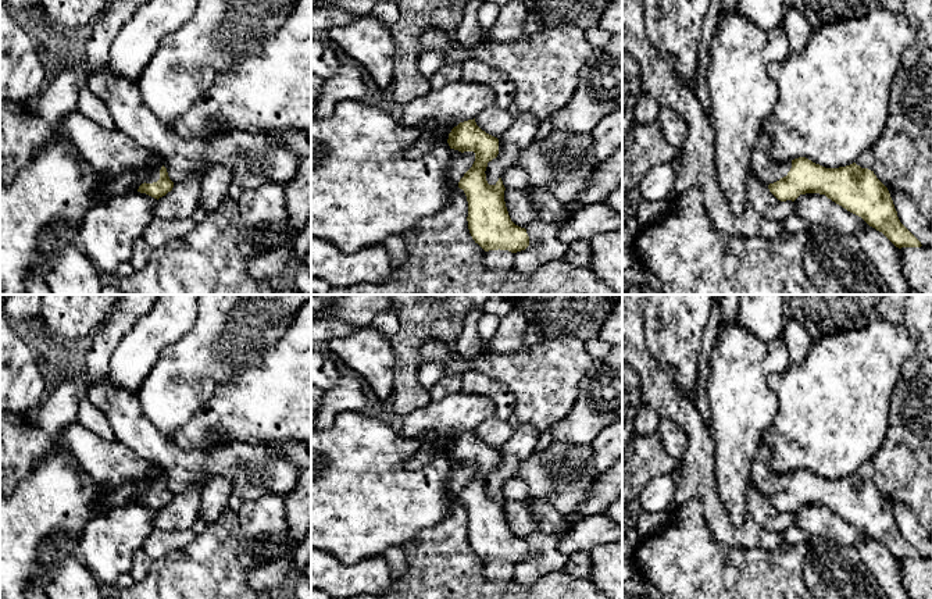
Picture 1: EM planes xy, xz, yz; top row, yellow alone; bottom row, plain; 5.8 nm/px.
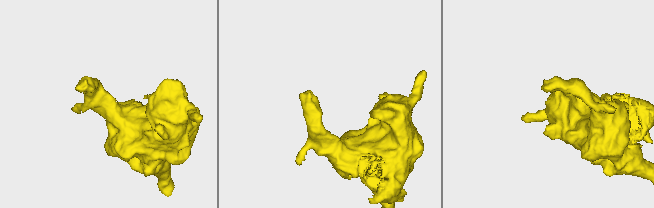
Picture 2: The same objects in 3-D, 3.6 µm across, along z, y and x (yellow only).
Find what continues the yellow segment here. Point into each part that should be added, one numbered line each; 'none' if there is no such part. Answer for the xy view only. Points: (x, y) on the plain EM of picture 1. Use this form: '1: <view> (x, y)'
1: xy (111, 463)

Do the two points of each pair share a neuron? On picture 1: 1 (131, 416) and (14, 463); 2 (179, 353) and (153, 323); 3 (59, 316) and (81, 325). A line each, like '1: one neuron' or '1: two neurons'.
1: two neurons
2: two neurons
3: one neuron

